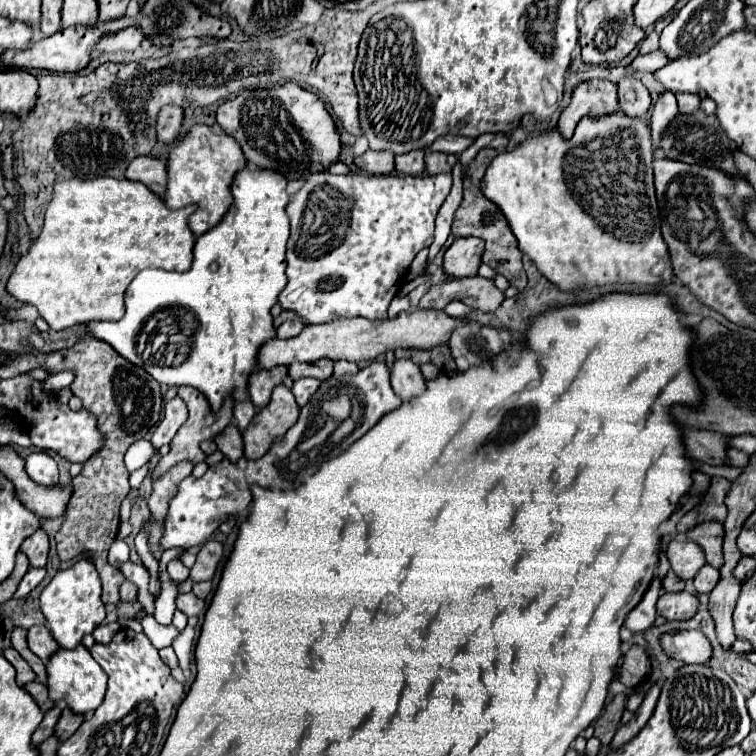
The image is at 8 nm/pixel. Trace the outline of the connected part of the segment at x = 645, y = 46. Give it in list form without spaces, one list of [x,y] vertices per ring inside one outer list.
[[[651,33],[649,37],[645,37],[639,45],[639,55],[647,55],[647,53],[653,53],[657,51],[659,47],[659,33]]]

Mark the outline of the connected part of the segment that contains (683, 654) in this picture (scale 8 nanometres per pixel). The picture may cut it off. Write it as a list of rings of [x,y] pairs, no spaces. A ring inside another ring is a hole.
[[[675,631],[659,637],[663,651],[683,663],[707,663],[711,657],[711,643],[701,631]]]

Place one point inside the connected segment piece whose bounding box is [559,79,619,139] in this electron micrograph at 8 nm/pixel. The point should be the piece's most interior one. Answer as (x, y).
(598, 97)

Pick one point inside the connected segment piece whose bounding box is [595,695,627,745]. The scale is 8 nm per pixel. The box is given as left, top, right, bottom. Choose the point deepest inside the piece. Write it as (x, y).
(606, 726)

